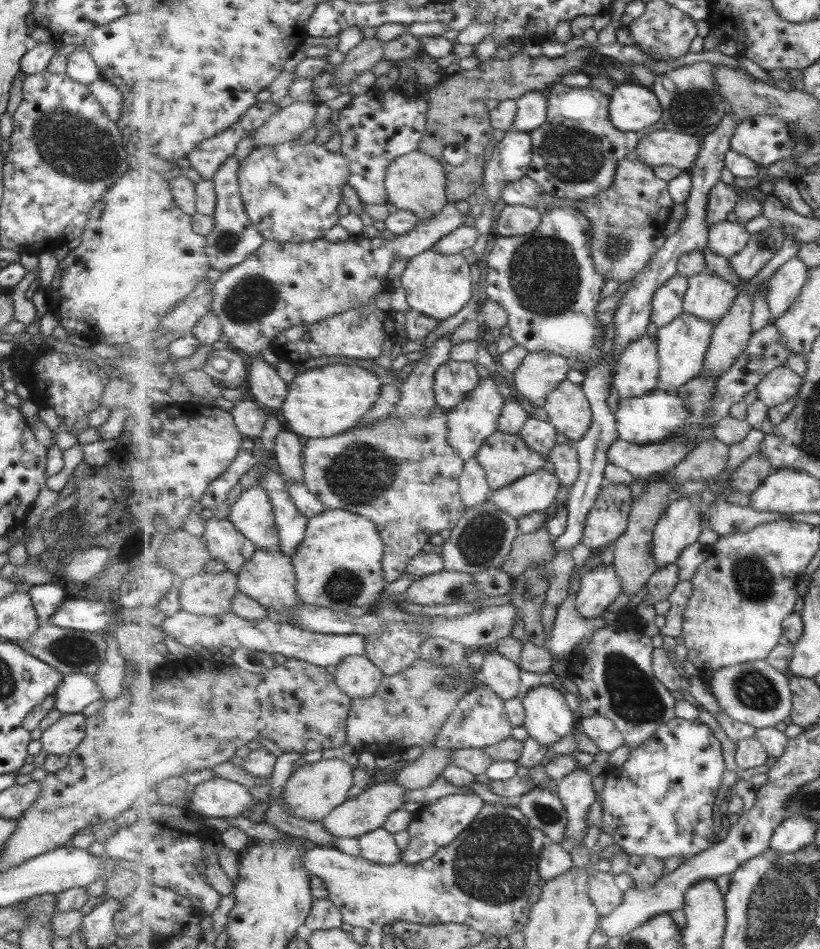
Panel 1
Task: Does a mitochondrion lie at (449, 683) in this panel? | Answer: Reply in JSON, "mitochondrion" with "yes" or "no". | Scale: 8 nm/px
{"mitochondrion":"yes"}

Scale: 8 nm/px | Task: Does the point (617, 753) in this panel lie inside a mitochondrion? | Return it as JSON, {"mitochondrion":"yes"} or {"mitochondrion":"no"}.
{"mitochondrion":"no"}

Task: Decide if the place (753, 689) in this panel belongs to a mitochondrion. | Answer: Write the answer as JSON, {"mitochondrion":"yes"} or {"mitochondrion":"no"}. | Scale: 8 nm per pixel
{"mitochondrion":"yes"}

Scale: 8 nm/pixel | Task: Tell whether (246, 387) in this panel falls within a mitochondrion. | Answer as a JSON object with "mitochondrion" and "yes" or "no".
{"mitochondrion":"no"}

